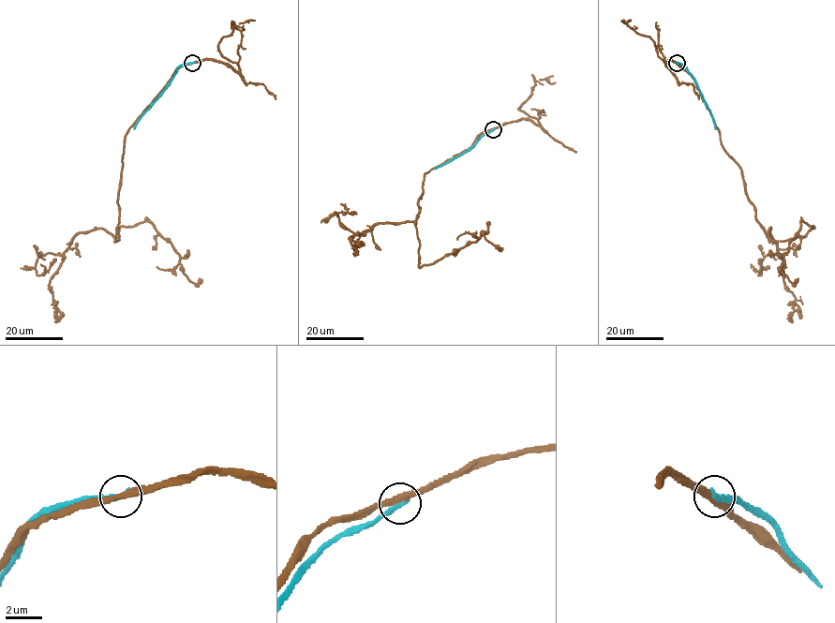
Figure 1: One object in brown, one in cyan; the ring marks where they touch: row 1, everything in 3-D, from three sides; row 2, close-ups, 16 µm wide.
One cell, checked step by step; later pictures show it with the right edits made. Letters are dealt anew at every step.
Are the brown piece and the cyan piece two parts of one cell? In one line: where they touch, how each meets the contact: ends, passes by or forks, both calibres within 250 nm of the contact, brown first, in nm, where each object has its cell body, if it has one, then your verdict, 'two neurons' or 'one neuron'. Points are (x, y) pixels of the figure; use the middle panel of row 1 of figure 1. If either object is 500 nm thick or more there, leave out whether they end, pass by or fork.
at (493, 129); brown passes by; cyan ends there; 320 nm thick on the brown side, 280 nm on the other; no cell body on brown; no cell body on cyan; two neurons

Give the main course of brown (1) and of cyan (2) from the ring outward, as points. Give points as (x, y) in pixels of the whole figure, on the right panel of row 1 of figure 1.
1: (677, 63), (741, 170), (766, 234), (794, 240), (813, 228), (800, 223), (781, 267), (796, 280)
2: (677, 63), (693, 77), (716, 129)

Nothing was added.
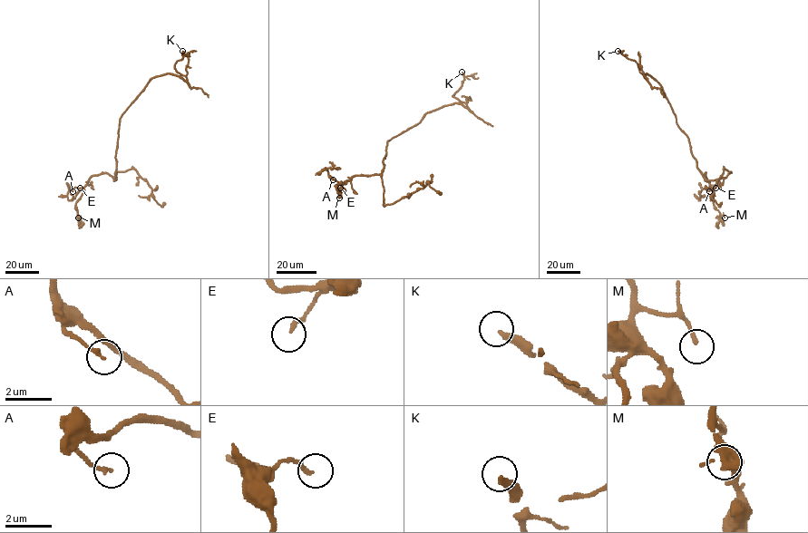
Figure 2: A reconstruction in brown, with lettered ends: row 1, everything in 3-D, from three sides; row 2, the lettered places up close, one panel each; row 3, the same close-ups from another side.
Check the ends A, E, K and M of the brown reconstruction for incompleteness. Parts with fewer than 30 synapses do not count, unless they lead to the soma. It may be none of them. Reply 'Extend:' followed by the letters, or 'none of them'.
Extend: K

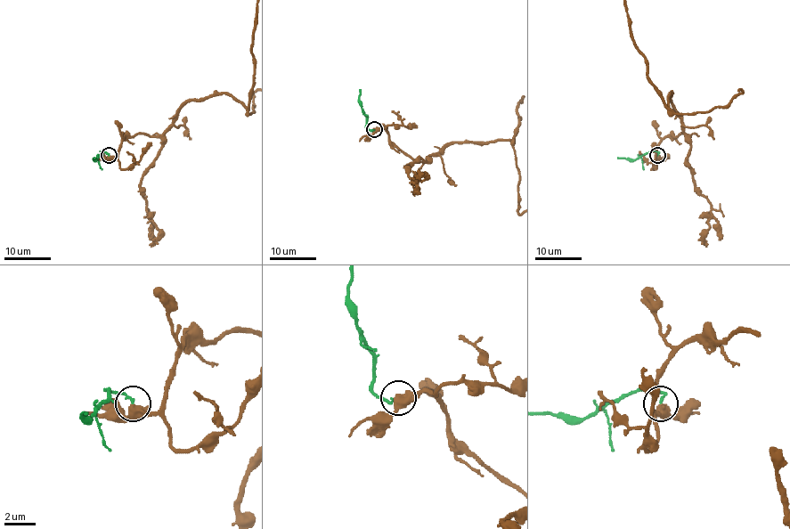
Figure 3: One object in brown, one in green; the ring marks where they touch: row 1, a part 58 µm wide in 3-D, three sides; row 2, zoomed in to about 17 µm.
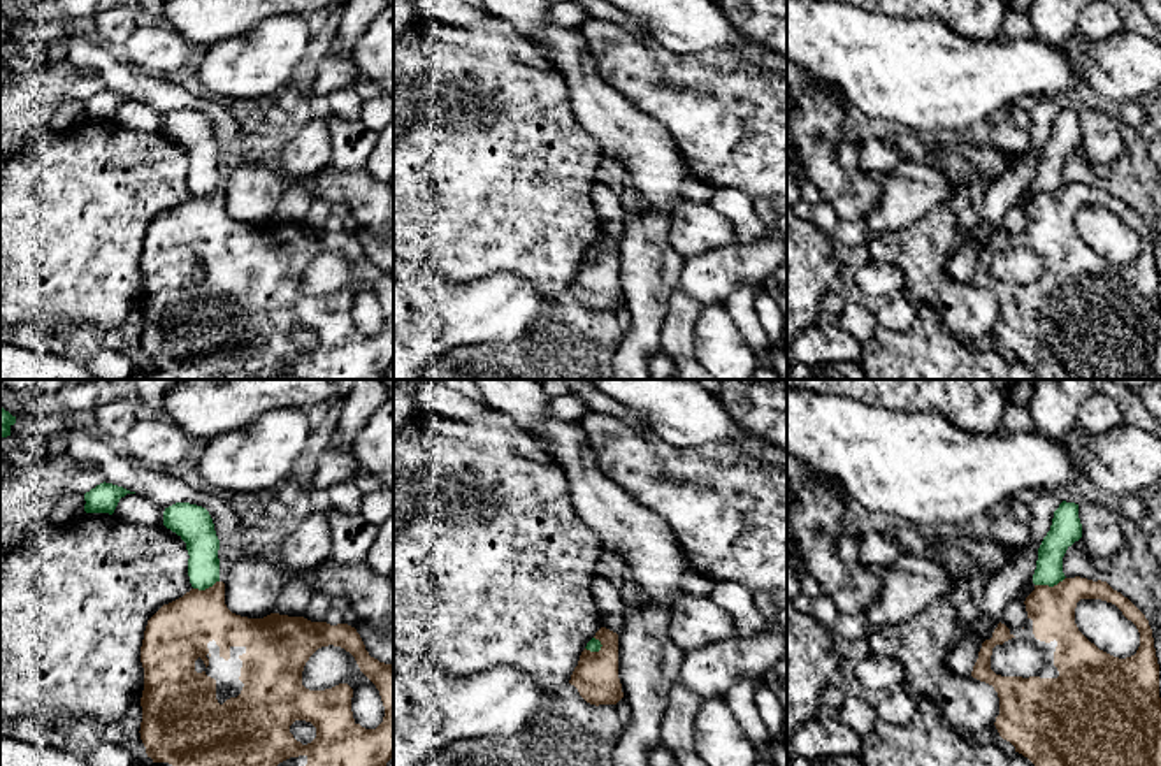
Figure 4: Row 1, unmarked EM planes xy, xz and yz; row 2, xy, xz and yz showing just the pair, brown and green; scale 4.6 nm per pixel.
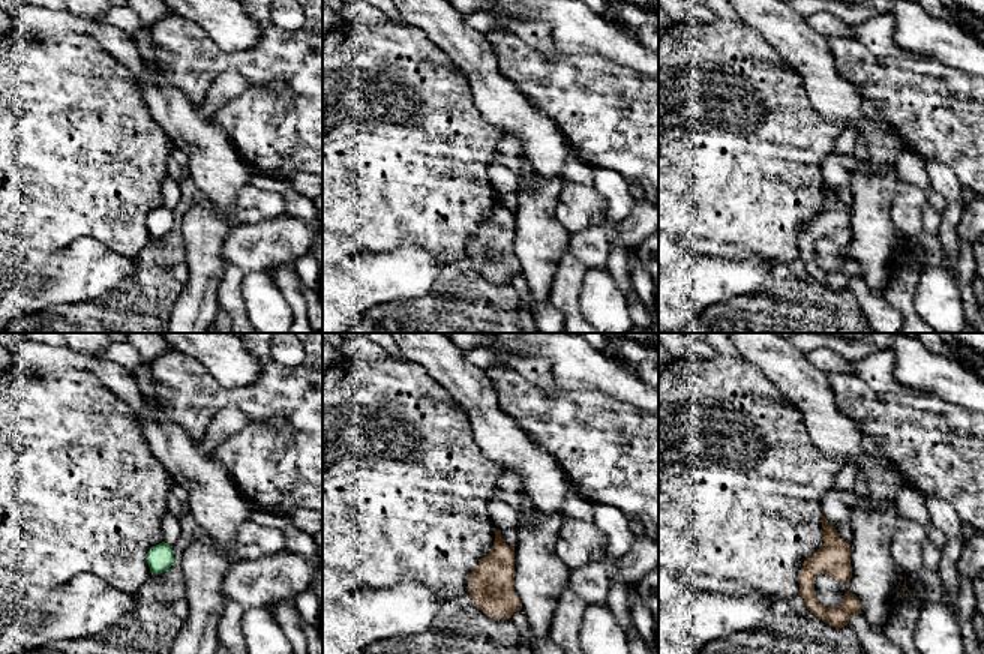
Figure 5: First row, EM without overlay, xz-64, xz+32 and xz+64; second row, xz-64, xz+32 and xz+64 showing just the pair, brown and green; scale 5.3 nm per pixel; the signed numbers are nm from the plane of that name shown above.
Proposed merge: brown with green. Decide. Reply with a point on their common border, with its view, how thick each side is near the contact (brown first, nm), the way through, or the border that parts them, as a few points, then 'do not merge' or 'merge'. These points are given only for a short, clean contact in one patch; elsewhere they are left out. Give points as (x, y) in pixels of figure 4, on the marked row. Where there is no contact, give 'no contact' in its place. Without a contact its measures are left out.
contact yz (1047, 585); calibres 200 and 130 nm; border yz (1065, 577), (1052, 585), (1035, 585); do not merge

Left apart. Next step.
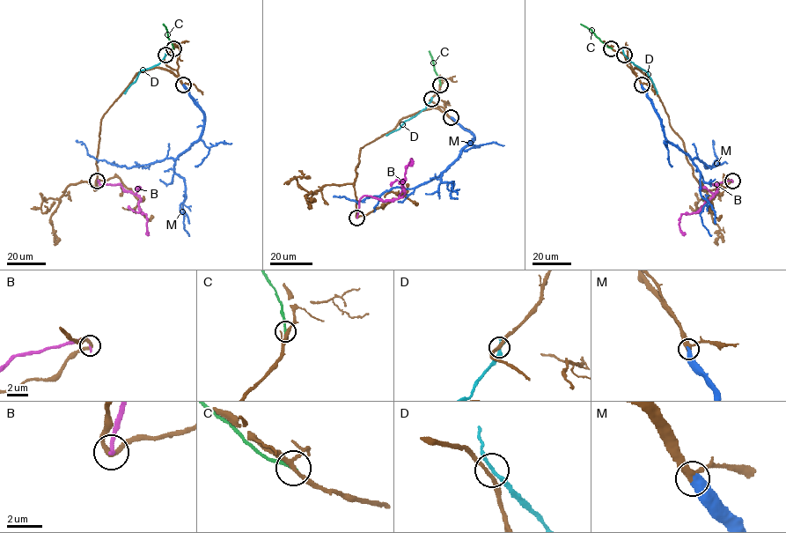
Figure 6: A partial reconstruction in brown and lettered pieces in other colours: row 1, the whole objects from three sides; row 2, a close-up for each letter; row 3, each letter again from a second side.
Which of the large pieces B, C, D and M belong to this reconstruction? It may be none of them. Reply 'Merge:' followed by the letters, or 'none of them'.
Merge: M

